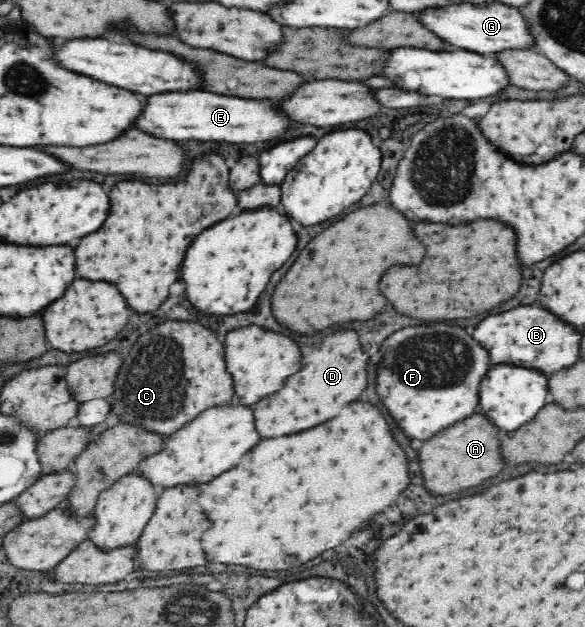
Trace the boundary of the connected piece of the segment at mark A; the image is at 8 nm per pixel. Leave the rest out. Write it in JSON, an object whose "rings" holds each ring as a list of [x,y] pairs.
{"rings":[[[473,414],[449,428],[439,432],[423,444],[419,450],[421,472],[425,486],[437,494],[453,494],[471,486],[479,486],[483,480],[497,476],[503,470],[499,432],[481,414]]]}

